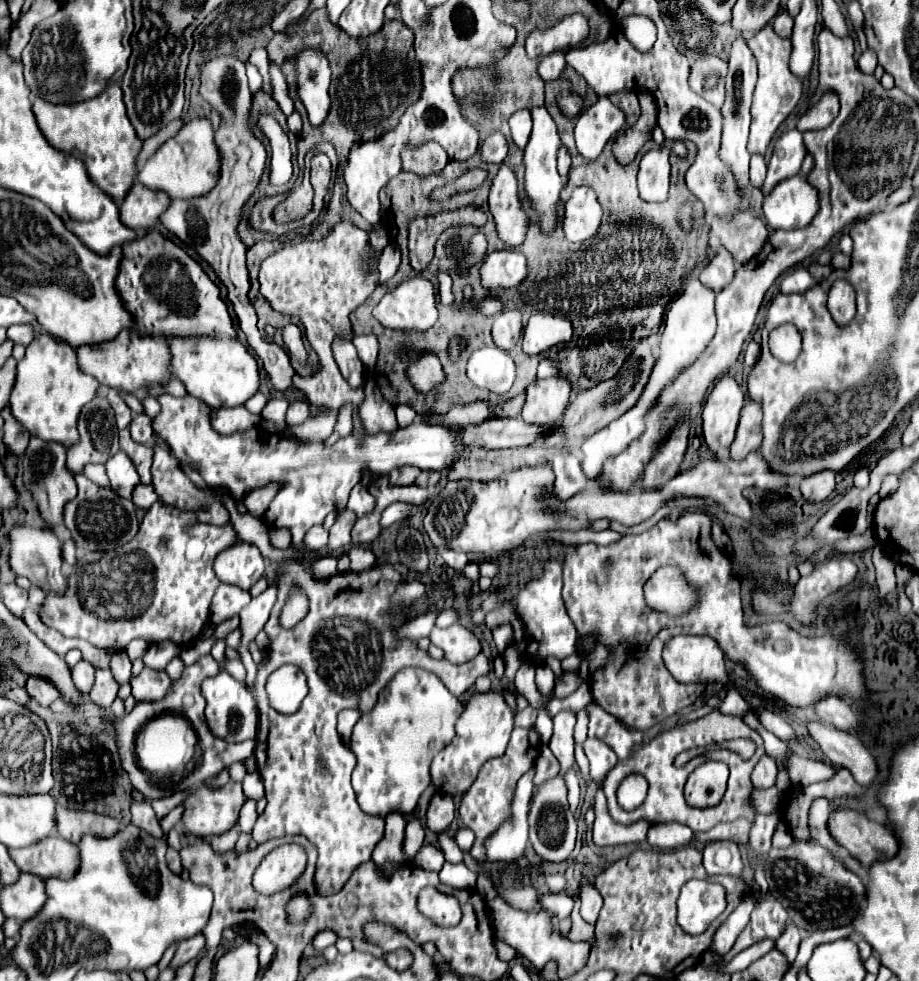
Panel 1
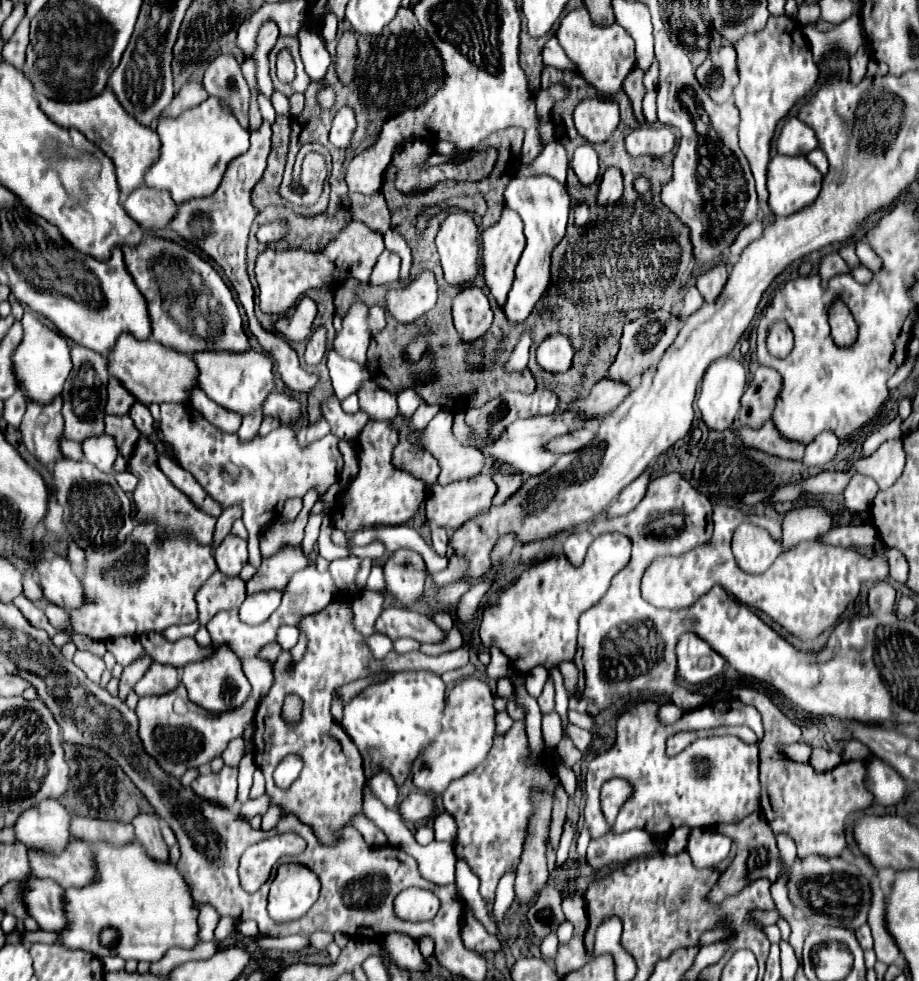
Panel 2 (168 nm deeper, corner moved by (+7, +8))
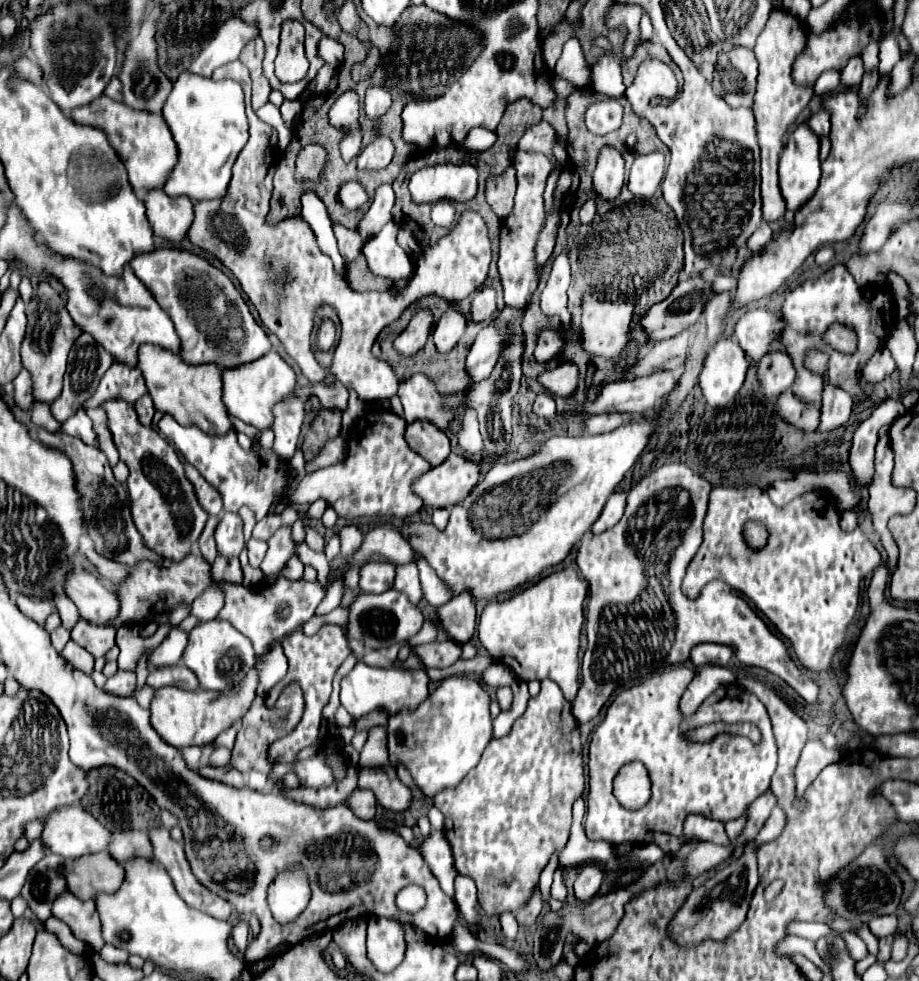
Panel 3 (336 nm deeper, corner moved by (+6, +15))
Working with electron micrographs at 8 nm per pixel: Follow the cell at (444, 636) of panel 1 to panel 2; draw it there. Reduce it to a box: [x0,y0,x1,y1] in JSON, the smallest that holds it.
[374,606,446,644]

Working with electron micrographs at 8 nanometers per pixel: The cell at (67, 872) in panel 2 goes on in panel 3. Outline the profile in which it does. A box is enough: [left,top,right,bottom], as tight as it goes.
[65,853,125,901]

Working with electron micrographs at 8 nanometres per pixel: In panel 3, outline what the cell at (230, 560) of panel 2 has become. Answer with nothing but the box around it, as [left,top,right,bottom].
[215,513,245,557]

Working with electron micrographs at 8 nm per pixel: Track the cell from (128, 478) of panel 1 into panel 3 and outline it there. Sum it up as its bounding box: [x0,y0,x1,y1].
[61,409,97,447]

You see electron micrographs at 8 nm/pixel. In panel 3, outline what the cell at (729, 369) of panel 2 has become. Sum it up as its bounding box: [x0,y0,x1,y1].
[699,337,749,407]

